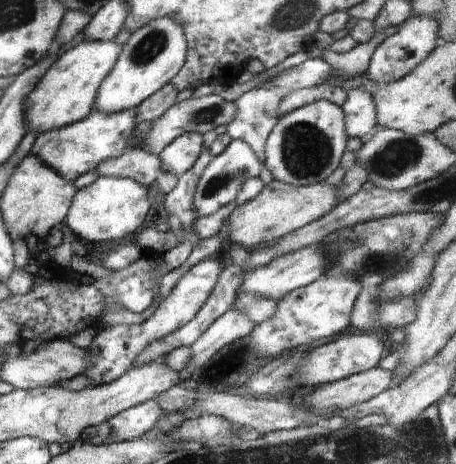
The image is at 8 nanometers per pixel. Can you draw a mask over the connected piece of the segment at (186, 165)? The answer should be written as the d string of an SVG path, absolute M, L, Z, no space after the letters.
M185 132L176 137L158 155L162 163L161 172L179 177L189 171L203 151L202 142L202 135L198 133Z

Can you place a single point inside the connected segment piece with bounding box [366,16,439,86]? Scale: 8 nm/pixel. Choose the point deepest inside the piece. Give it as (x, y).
(397, 55)

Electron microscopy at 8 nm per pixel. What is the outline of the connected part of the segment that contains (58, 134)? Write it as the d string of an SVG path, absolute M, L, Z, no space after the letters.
M93 108L92 112L81 121L40 133L29 154L37 156L62 178L74 182L87 170L96 169L101 162L122 156L124 148L126 148L126 144L130 143L135 130L135 109L119 113L105 113Z

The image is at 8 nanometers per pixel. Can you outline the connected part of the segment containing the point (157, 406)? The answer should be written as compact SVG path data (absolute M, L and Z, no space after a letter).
M146 401L109 418L108 425L111 426L114 442L119 443L139 439L156 427L164 416L165 410L158 401Z

